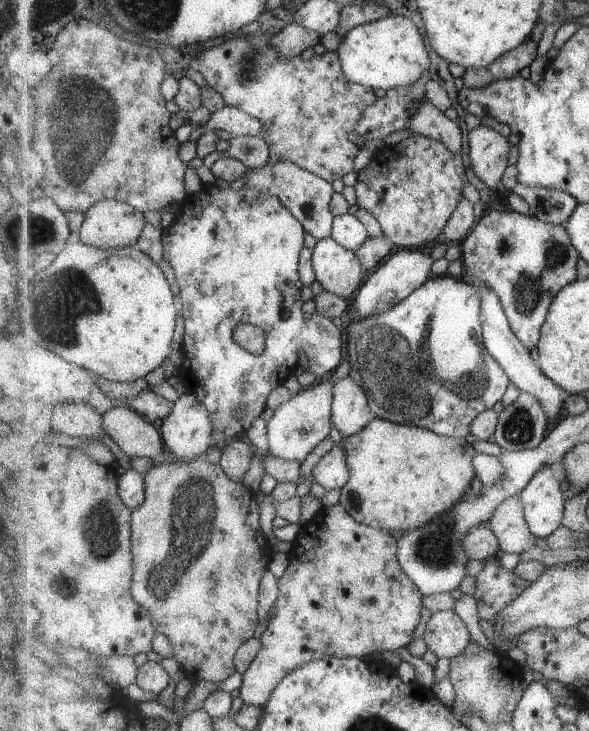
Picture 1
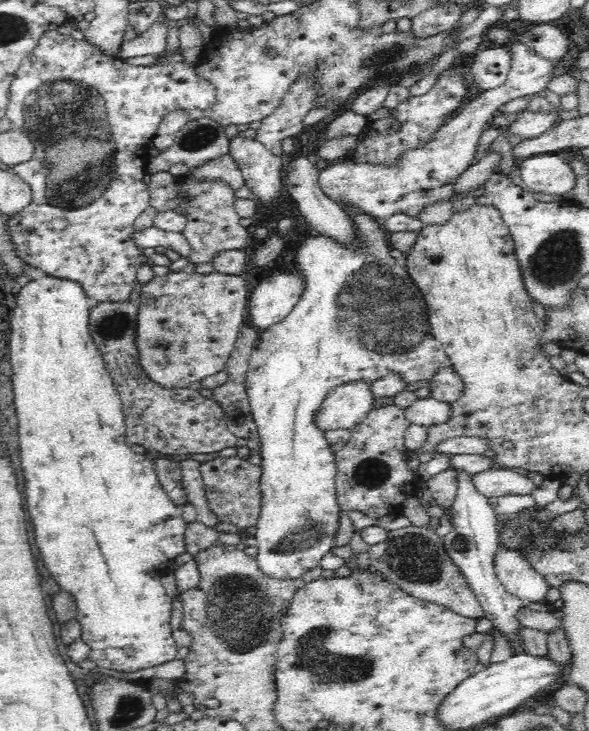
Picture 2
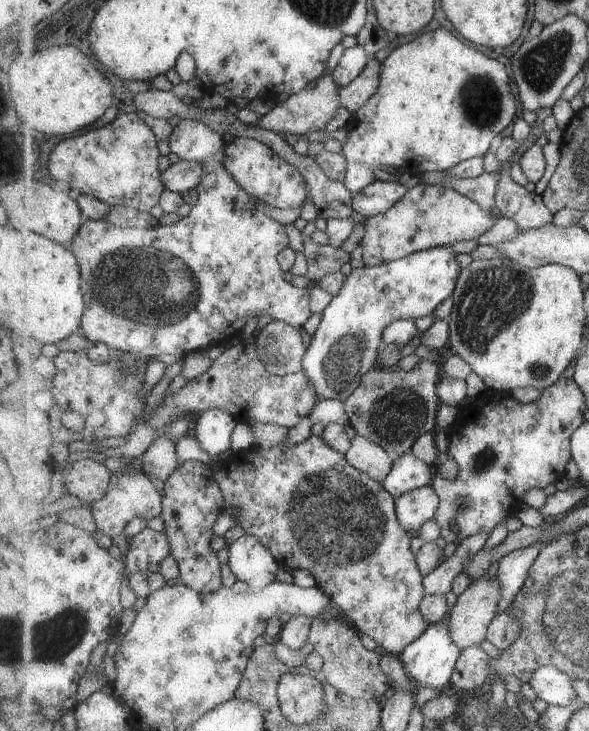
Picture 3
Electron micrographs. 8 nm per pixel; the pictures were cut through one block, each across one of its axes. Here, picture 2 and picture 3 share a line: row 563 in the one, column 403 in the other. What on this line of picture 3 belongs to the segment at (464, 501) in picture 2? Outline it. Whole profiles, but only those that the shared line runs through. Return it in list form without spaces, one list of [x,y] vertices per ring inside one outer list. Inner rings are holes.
[[[409,451],[403,456],[395,456],[393,470],[382,483],[385,490],[398,499],[412,490],[431,485],[435,469]]]

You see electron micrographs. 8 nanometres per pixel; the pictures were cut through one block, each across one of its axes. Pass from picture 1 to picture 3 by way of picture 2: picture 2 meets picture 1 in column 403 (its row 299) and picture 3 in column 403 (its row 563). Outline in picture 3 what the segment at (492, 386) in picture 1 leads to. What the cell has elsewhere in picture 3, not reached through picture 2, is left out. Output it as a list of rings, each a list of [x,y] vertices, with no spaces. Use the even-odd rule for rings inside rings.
[[[451,246],[435,247],[410,254],[402,259],[387,262],[383,266],[367,266],[355,268],[346,276],[338,293],[323,312],[323,320],[311,338],[307,354],[303,360],[301,372],[309,378],[317,388],[319,402],[323,400],[339,400],[341,402],[354,393],[368,370],[379,365],[379,352],[385,344],[383,332],[395,320],[421,318],[433,314],[449,296],[455,292],[457,276],[463,268],[459,266],[459,254],[451,250]]]

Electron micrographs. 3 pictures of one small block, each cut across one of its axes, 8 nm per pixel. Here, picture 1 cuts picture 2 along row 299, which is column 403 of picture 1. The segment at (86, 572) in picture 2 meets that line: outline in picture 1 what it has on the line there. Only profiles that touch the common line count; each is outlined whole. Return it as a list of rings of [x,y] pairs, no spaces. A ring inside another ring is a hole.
[[[389,15],[378,21],[369,24],[359,25],[353,28],[349,34],[342,40],[337,49],[339,60],[343,68],[343,74],[357,84],[366,86],[373,90],[387,90],[391,88],[407,88],[423,78],[423,74],[428,75],[431,72],[431,61],[425,38],[417,30],[417,25],[402,15]]]

